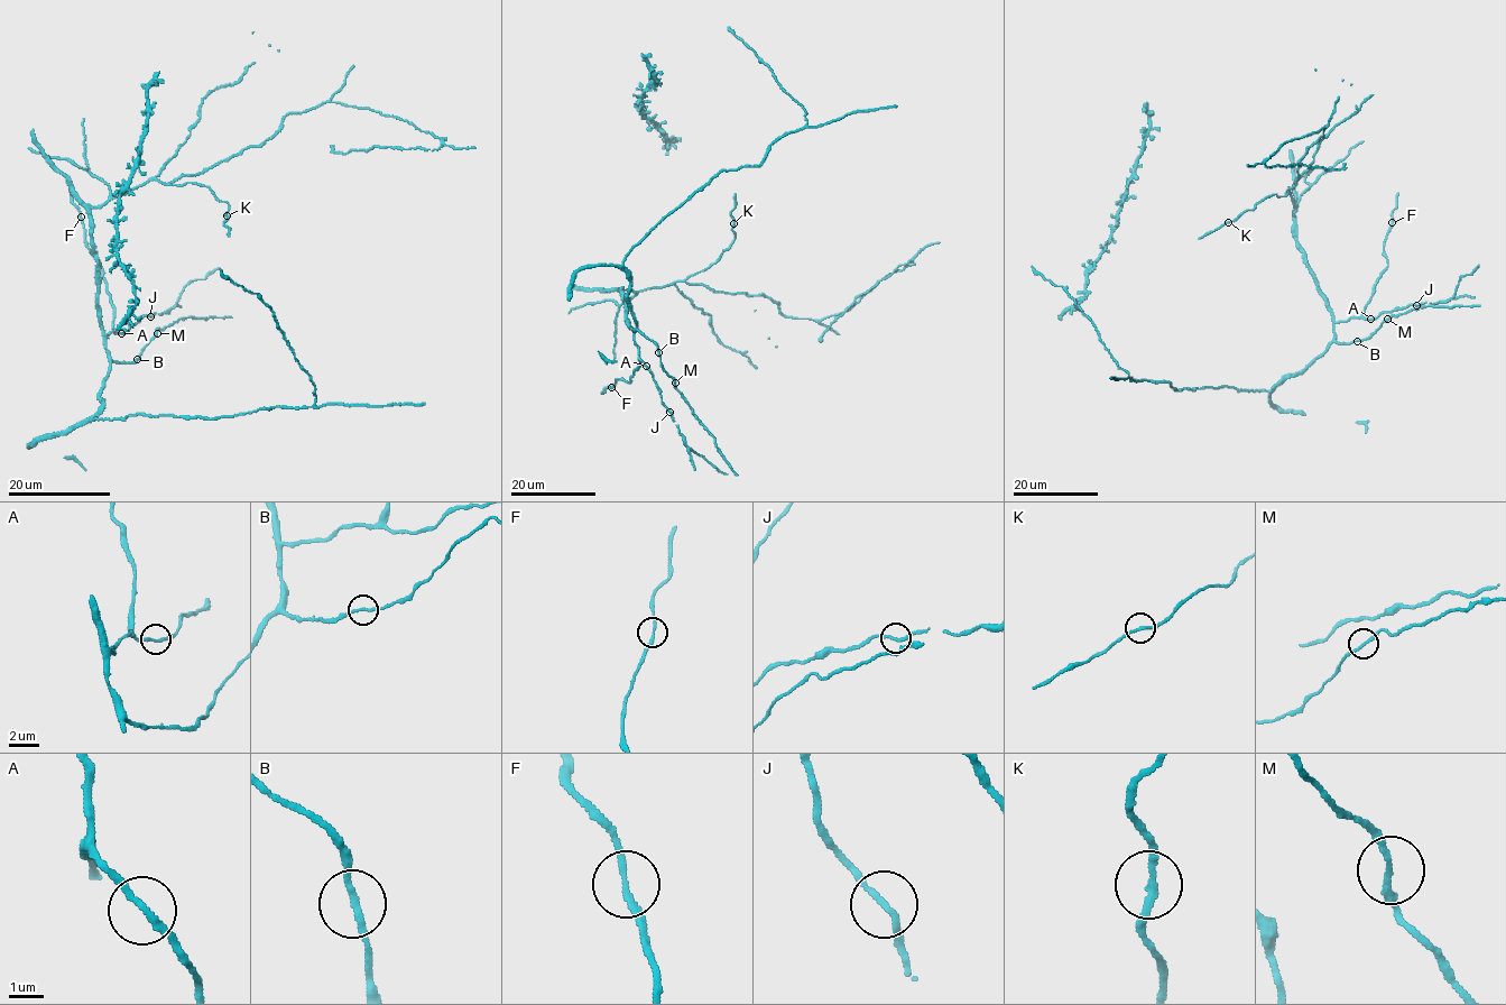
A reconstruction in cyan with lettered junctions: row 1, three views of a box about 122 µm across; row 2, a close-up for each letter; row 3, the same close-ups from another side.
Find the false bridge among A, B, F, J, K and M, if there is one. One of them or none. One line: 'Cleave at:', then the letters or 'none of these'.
Cleave at: none of these

